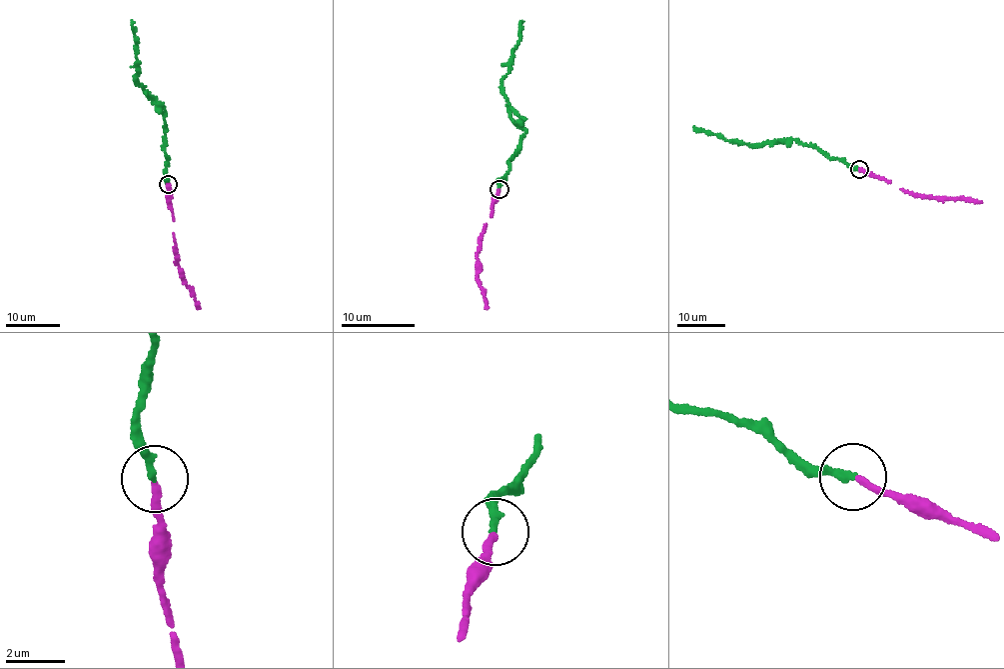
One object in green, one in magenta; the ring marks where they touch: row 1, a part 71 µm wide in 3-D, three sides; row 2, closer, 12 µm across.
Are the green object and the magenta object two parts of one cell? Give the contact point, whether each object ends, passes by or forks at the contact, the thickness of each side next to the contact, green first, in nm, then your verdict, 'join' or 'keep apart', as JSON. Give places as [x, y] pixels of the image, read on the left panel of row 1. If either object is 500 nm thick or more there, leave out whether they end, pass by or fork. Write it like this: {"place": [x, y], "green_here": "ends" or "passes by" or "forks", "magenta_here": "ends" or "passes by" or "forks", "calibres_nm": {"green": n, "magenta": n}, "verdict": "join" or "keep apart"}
{"place": [168, 184], "green_here": "ends", "magenta_here": "ends", "calibres_nm": {"green": 260, "magenta": 240}, "verdict": "join"}

